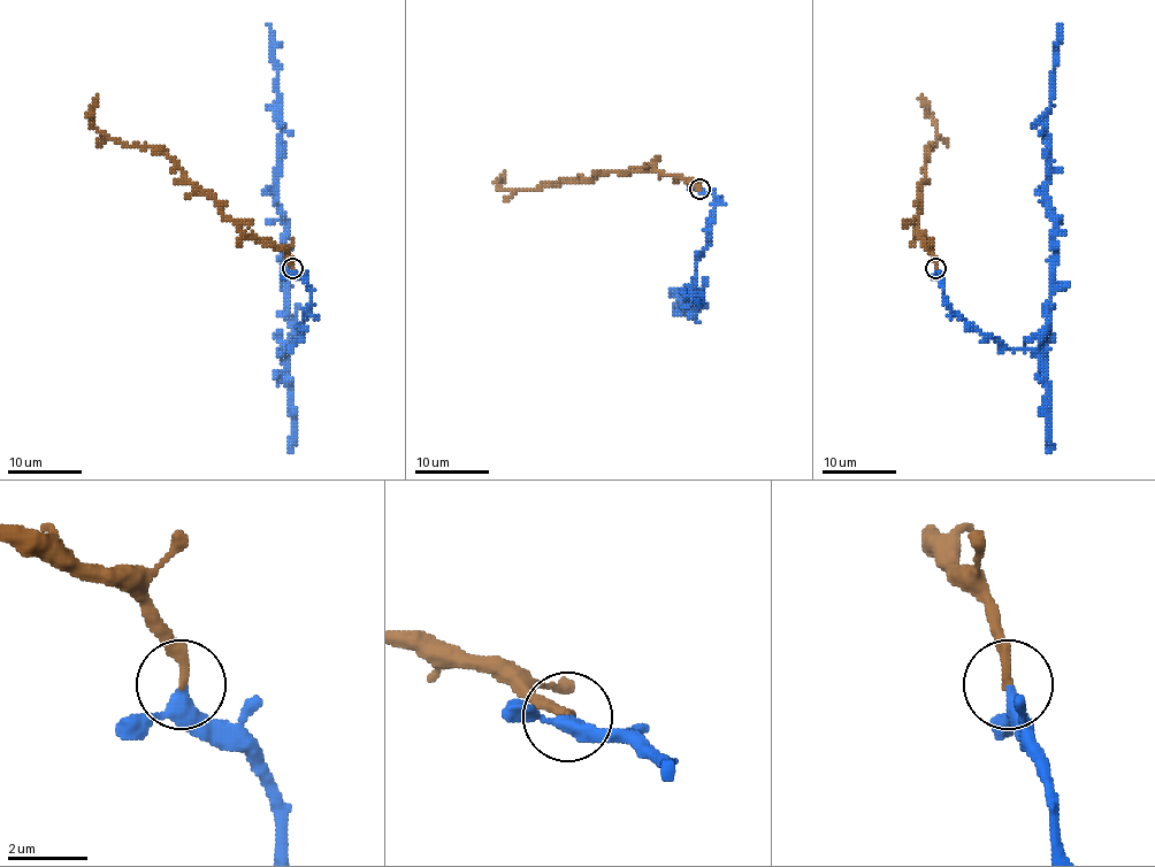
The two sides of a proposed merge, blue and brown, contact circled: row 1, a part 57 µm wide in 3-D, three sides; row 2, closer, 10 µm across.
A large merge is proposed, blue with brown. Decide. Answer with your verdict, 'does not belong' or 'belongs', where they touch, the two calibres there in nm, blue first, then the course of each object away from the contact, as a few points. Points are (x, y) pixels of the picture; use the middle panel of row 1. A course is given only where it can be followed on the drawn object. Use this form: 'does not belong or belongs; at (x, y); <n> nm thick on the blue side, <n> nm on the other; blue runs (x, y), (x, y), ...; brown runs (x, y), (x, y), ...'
belongs; at (700, 189); 280 nm thick on the blue side, 260 nm on the other; blue runs (701, 189), (717, 204), (708, 246), (695, 262), (693, 296), (698, 299), (691, 306), (683, 299), (674, 314); brown runs (701, 189), (656, 170), (630, 170), (601, 171), (594, 177), (517, 190), (497, 185), (505, 174)

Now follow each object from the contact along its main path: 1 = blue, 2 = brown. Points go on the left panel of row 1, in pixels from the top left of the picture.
1: (293, 269), (310, 291), (310, 309), (285, 350), (281, 123), (267, 25)
2: (293, 269), (282, 251), (249, 237), (166, 154), (151, 147), (109, 139), (90, 120), (90, 105), (98, 96)

